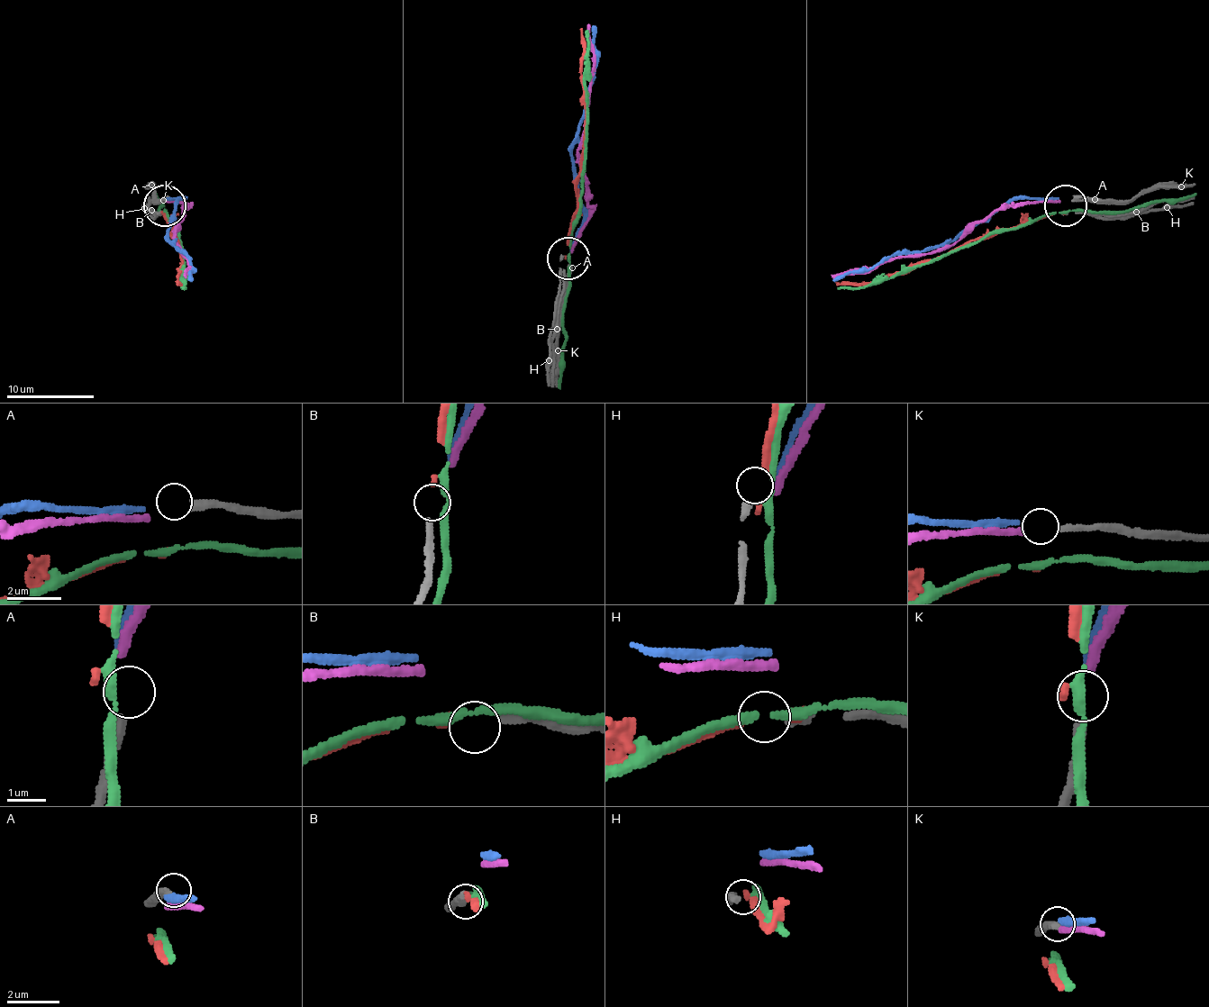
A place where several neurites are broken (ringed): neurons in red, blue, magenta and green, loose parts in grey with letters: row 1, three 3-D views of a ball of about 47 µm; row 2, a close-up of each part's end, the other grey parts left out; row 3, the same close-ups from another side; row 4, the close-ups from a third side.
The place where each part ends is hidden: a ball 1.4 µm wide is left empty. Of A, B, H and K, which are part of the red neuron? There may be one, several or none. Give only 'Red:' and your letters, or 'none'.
Red: B

